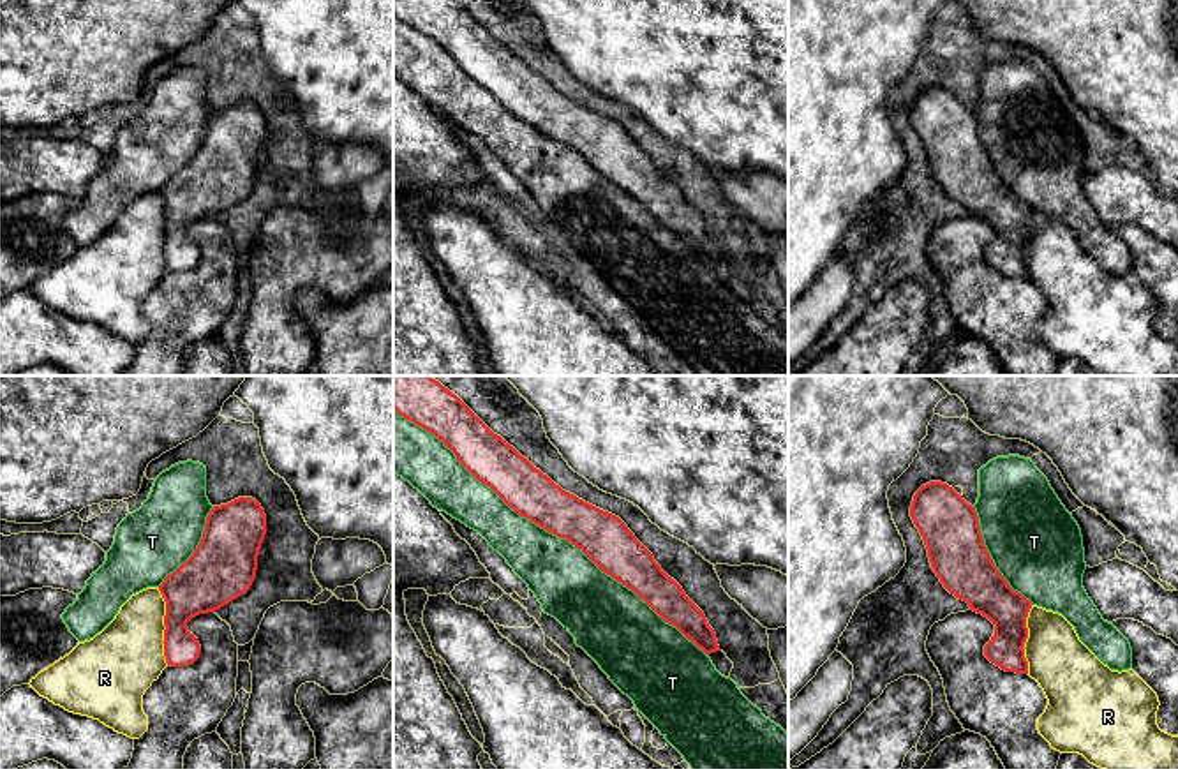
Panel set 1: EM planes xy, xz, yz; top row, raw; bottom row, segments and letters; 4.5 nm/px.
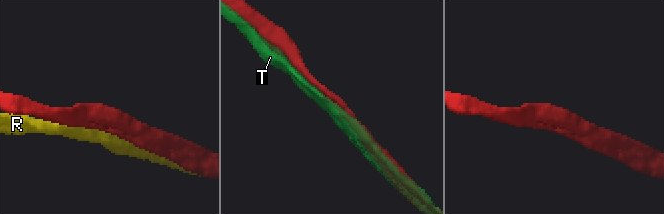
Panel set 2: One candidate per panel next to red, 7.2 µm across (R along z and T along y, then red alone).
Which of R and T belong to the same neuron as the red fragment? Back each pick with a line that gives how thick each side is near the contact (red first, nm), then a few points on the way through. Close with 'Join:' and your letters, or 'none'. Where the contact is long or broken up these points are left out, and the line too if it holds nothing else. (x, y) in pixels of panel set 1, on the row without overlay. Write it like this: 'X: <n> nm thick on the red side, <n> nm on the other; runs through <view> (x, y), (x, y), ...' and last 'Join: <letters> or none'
Join: none

